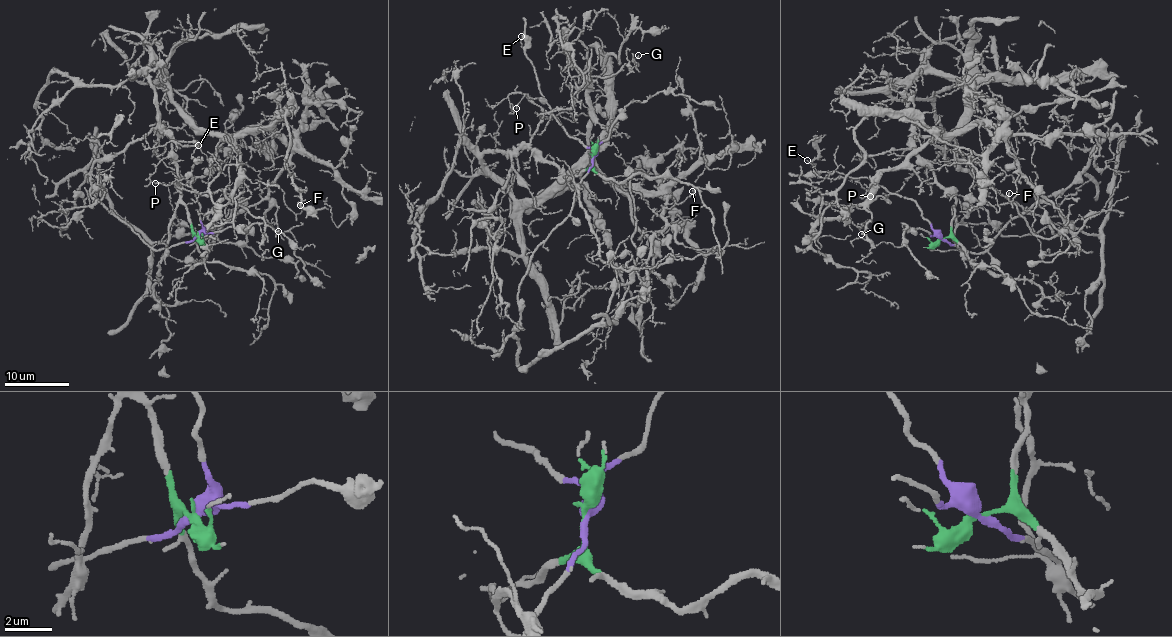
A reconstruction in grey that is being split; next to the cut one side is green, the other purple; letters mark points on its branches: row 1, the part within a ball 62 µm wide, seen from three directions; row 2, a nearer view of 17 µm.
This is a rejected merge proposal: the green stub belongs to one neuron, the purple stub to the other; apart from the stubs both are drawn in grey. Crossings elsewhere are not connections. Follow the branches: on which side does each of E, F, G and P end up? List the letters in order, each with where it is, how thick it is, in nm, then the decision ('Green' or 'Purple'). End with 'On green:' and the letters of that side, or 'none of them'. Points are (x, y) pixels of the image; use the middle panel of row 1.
E: Place: (521, 36). Thickness 90 nm. Purple
F: Place: (692, 191). Thickness 110 nm. Green
G: Place: (638, 55). Thickness 120 nm. Green
P: Place: (516, 108). Thickness 110 nm. Purple
On green: F, G

